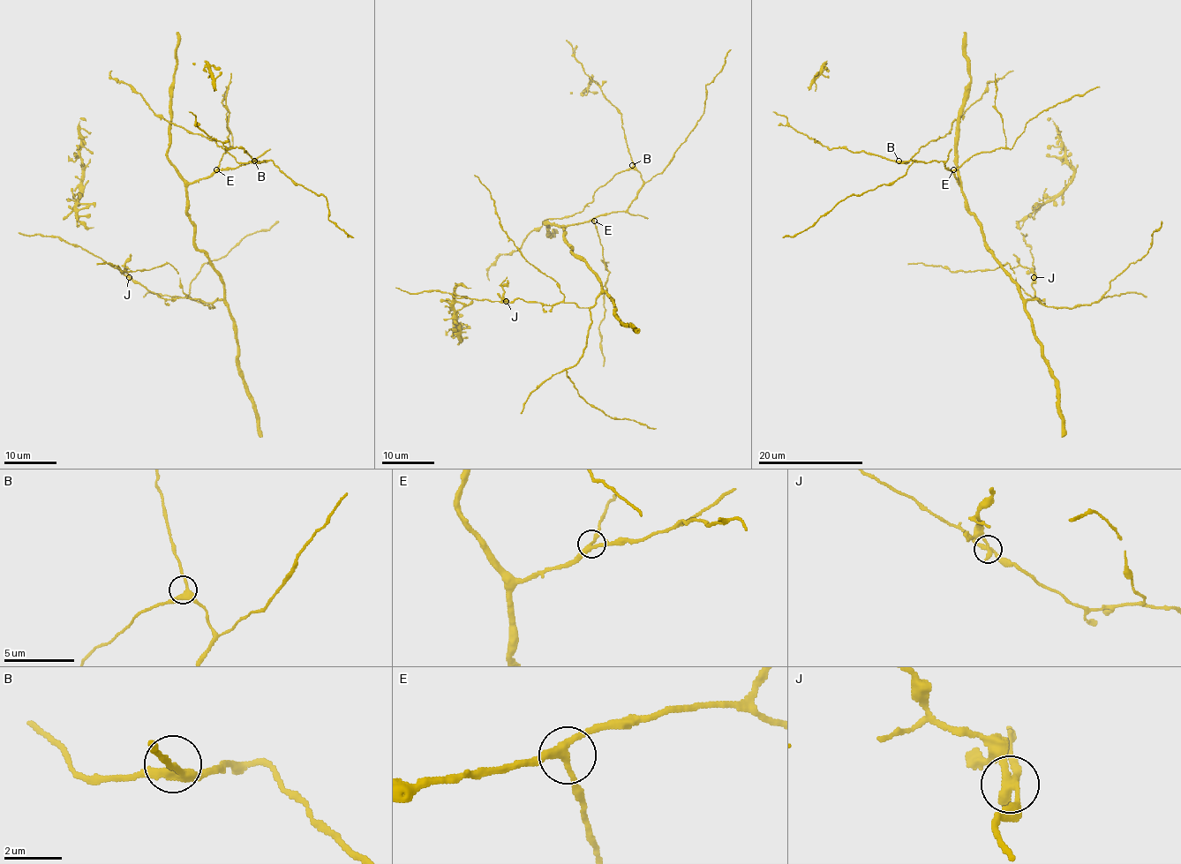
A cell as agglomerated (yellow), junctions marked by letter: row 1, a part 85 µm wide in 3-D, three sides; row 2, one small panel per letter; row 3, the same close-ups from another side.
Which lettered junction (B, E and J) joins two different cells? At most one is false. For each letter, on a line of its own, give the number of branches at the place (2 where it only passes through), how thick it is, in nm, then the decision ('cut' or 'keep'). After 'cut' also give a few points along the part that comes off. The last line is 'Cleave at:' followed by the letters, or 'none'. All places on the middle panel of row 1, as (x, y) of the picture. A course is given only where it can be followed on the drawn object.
B: 3 branches meet; 280 nm thick; keep
E: 3 branches meet; 280 nm thick; keep
J: 3 branches meet; 280 nm thick; cut; foreign part runs (507, 301), (502, 287), (507, 281)
Cleave at: J

